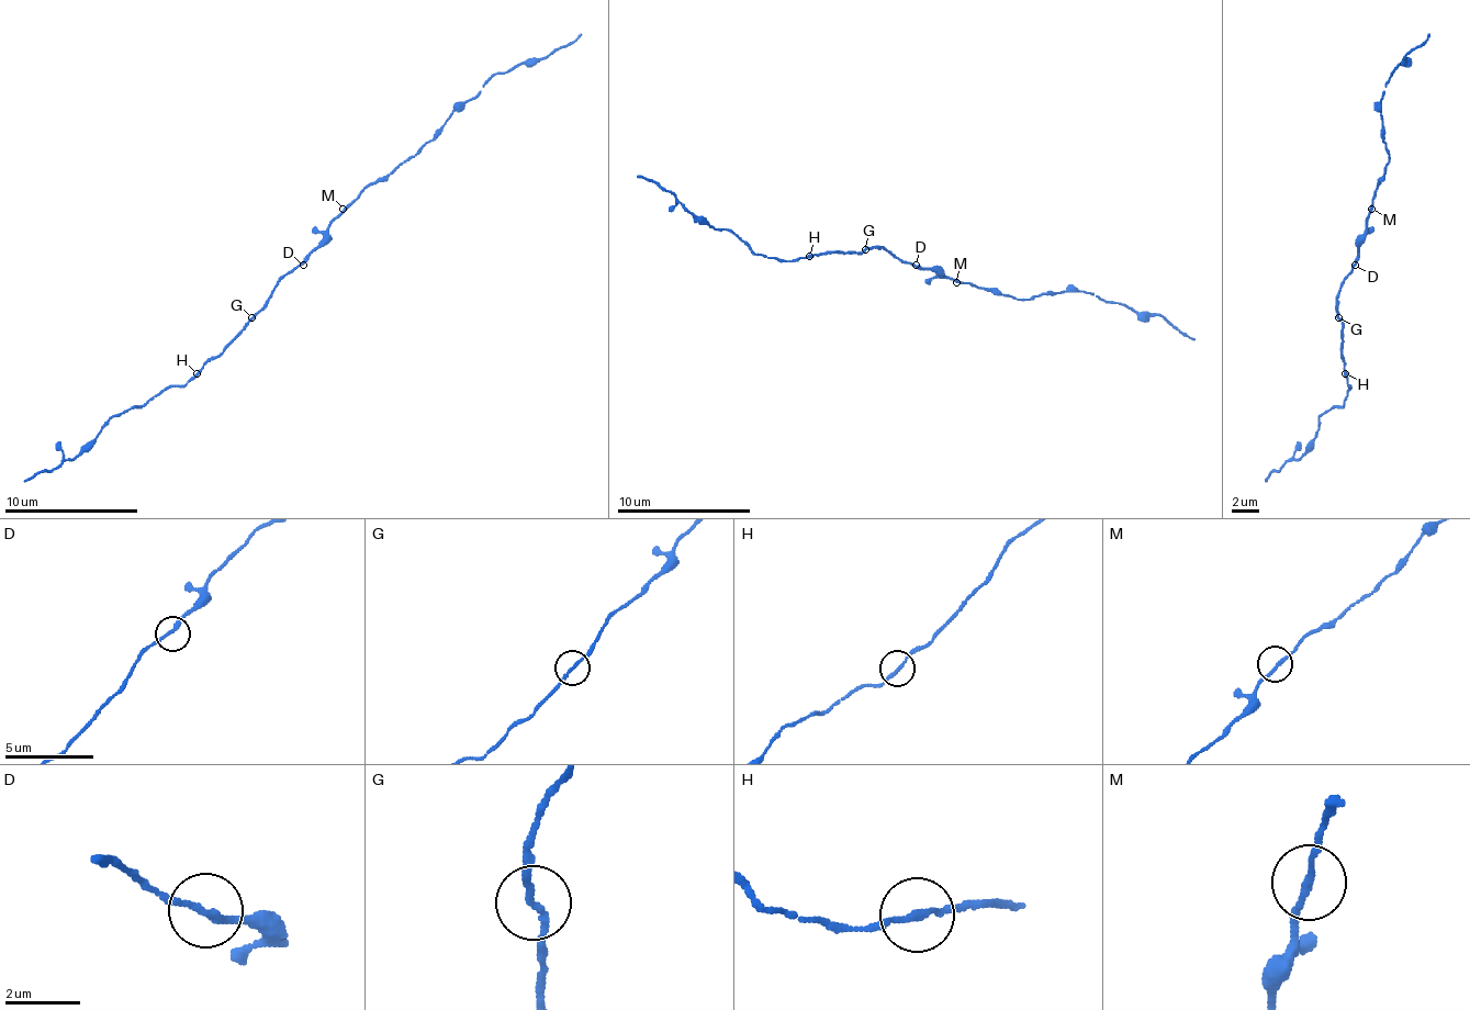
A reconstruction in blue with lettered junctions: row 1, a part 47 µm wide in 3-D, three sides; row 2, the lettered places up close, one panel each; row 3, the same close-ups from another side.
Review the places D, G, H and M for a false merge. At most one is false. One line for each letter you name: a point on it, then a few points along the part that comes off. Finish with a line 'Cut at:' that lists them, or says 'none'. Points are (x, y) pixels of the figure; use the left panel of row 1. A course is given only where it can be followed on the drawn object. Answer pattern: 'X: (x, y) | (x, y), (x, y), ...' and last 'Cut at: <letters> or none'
Cut at: none

